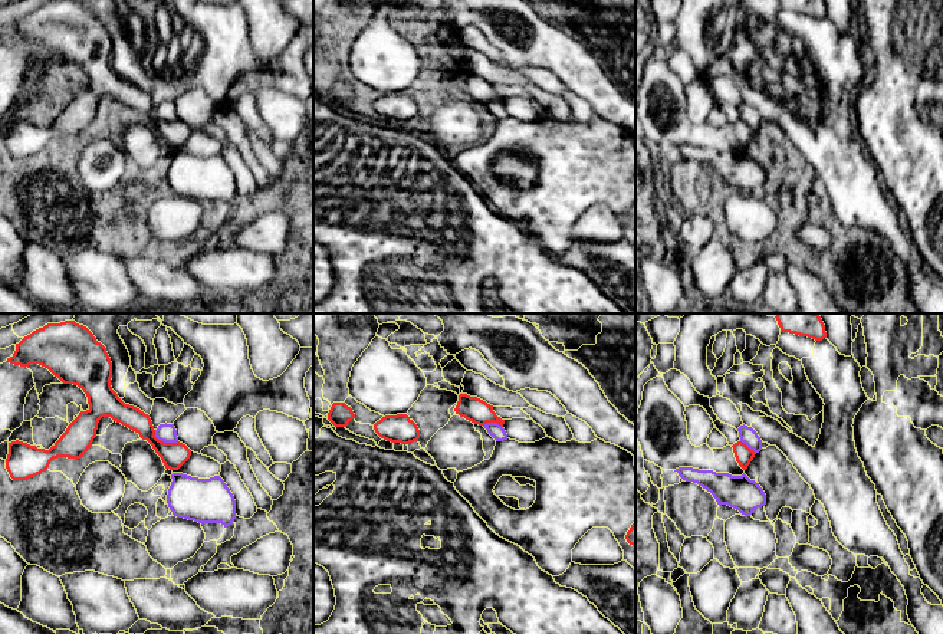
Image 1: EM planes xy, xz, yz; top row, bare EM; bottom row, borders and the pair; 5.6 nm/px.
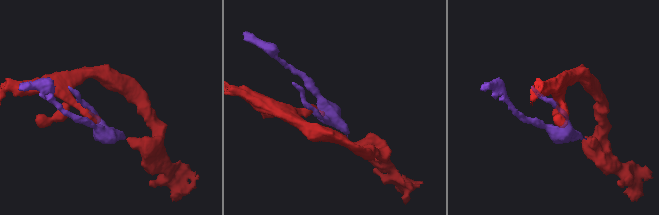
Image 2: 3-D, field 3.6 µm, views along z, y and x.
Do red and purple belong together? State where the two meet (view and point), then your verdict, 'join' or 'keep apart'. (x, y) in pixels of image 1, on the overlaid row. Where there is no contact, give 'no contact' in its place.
xy (163, 442) | keep apart

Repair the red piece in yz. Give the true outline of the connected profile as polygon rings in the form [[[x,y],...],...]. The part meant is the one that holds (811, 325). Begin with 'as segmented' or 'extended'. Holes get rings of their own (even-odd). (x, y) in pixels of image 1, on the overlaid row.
as segmented | [[[776,313],[781,332],[808,336],[815,341],[827,338],[825,325],[818,313]]]

